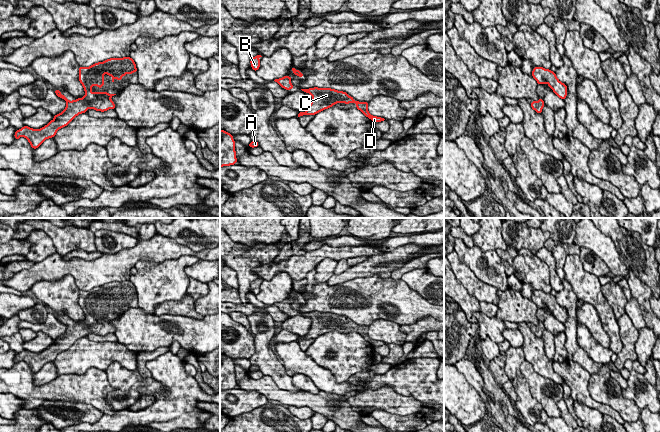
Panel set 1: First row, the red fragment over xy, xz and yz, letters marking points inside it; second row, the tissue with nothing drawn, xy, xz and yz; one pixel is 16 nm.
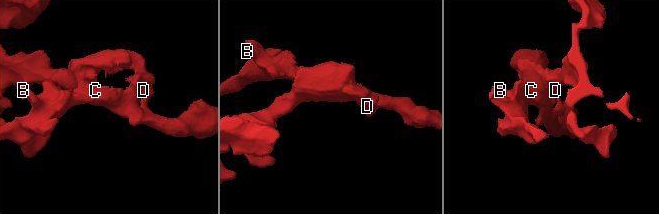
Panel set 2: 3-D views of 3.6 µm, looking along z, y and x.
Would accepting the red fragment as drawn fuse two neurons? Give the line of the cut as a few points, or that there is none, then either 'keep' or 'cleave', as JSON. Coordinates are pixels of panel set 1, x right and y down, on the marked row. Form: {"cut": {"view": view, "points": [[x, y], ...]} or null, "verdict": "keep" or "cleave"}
{"cut": null, "verdict": "keep"}

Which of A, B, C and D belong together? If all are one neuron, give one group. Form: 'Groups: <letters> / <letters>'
Groups: A B C D

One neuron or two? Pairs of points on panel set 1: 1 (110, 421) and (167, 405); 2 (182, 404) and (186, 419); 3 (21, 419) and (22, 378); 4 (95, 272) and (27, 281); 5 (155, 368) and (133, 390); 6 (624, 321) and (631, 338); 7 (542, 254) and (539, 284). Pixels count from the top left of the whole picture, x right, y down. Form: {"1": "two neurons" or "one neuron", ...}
{"1": "one neuron", "2": "two neurons", "3": "two neurons", "4": "one neuron", "5": "two neurons", "6": "one neuron", "7": "two neurons"}

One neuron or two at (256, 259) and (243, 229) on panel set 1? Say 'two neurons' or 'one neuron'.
two neurons

